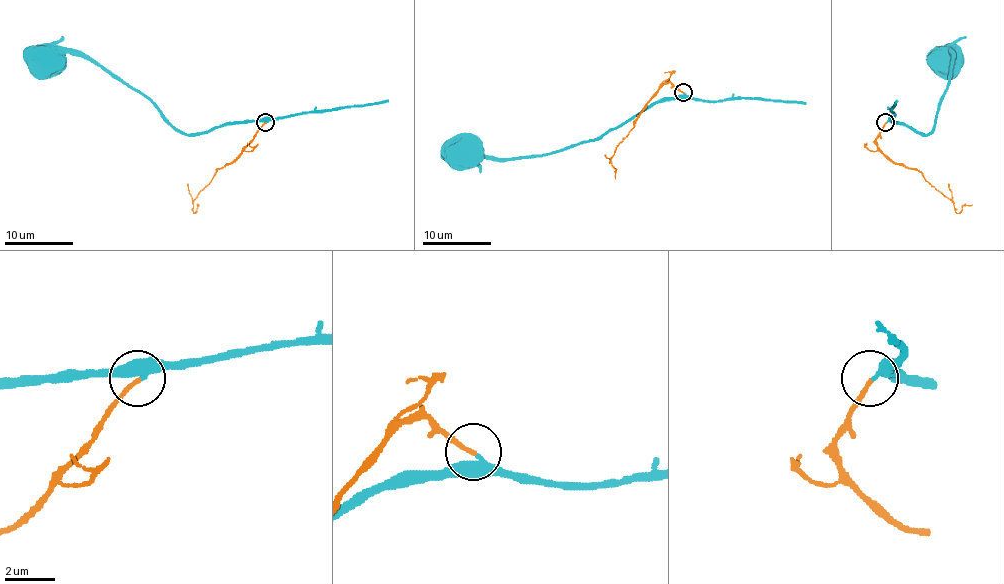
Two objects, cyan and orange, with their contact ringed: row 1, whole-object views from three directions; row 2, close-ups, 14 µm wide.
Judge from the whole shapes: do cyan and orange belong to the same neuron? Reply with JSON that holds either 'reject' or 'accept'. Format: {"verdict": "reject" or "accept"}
{"verdict": "accept"}

